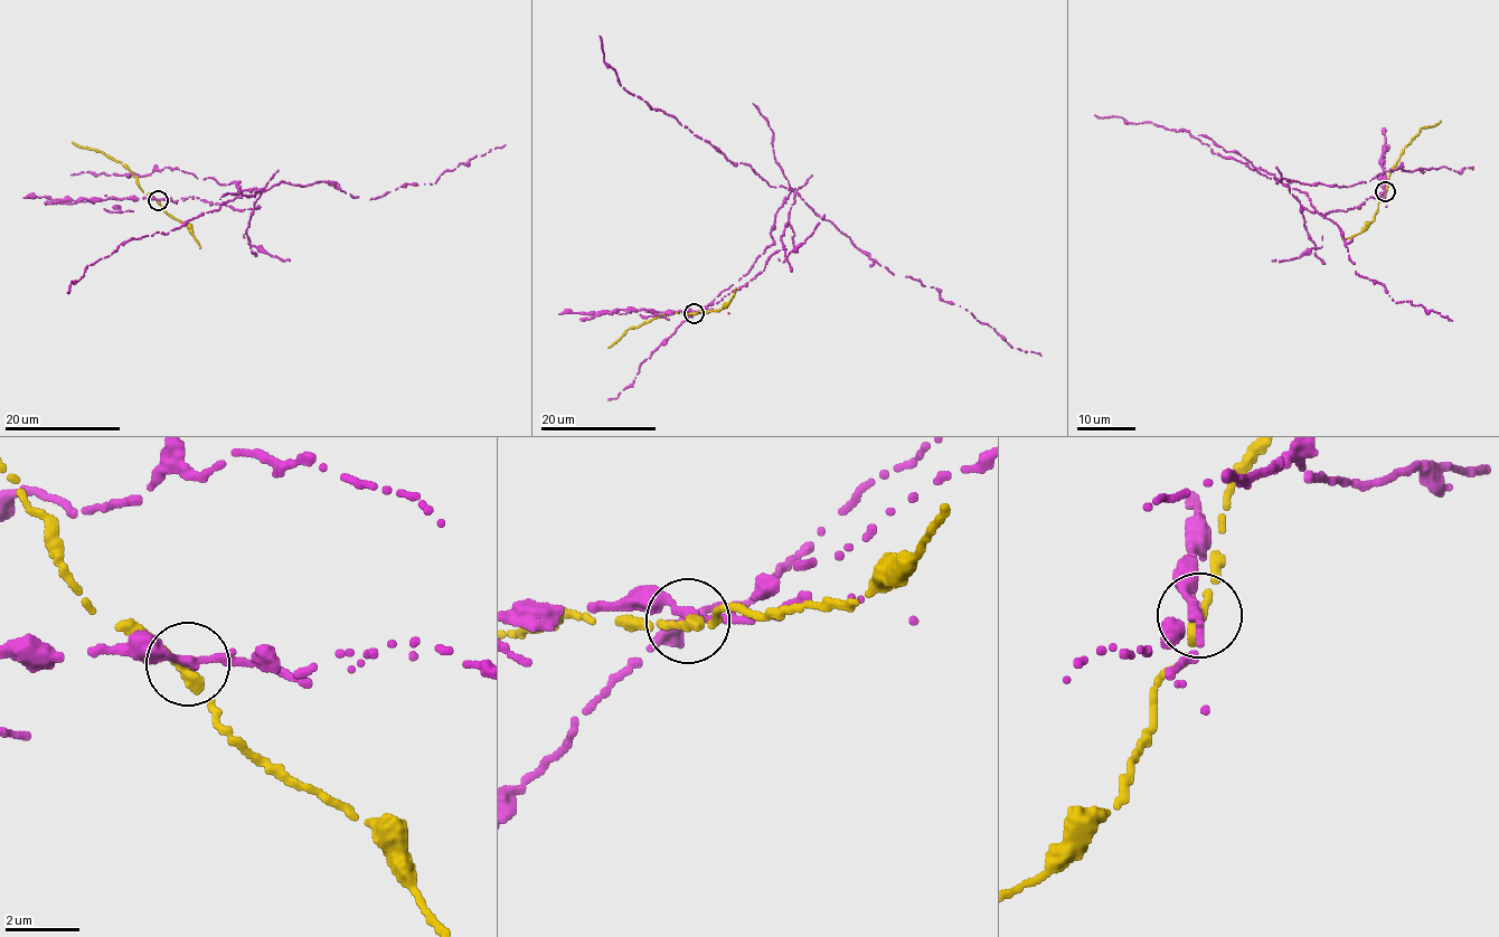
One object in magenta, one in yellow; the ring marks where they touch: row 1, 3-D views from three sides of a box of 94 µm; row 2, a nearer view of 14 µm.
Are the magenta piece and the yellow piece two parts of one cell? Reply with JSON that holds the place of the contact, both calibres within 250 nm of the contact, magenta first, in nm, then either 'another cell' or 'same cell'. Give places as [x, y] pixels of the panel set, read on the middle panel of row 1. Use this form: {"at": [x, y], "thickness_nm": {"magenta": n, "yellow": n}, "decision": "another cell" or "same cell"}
{"at": [694, 313], "thickness_nm": {"magenta": 220, "yellow": 360}, "decision": "another cell"}

